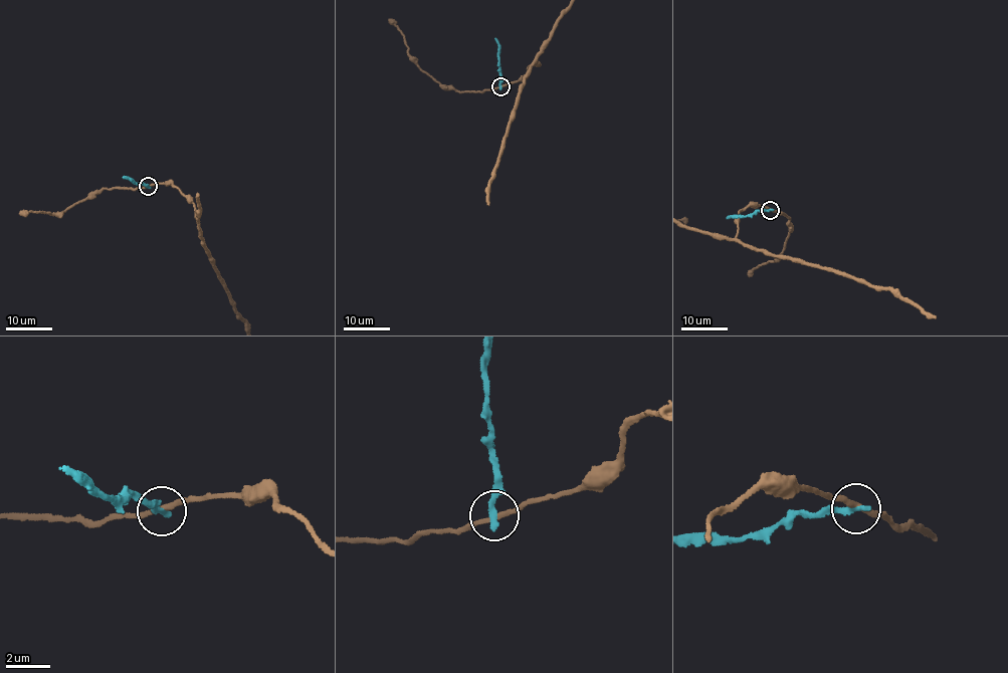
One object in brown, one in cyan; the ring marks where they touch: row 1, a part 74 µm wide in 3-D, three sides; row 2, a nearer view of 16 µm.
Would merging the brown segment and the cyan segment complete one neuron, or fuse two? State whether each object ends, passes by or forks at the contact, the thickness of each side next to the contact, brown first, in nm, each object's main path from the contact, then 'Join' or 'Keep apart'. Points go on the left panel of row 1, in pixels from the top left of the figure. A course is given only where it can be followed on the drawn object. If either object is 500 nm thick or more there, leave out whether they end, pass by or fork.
At the ring brown passes by. At the ring cyan ends. Thickness 200 nm (brown) against 320 nm. Course of cyan: (148, 186), (123, 178). Keep apart

